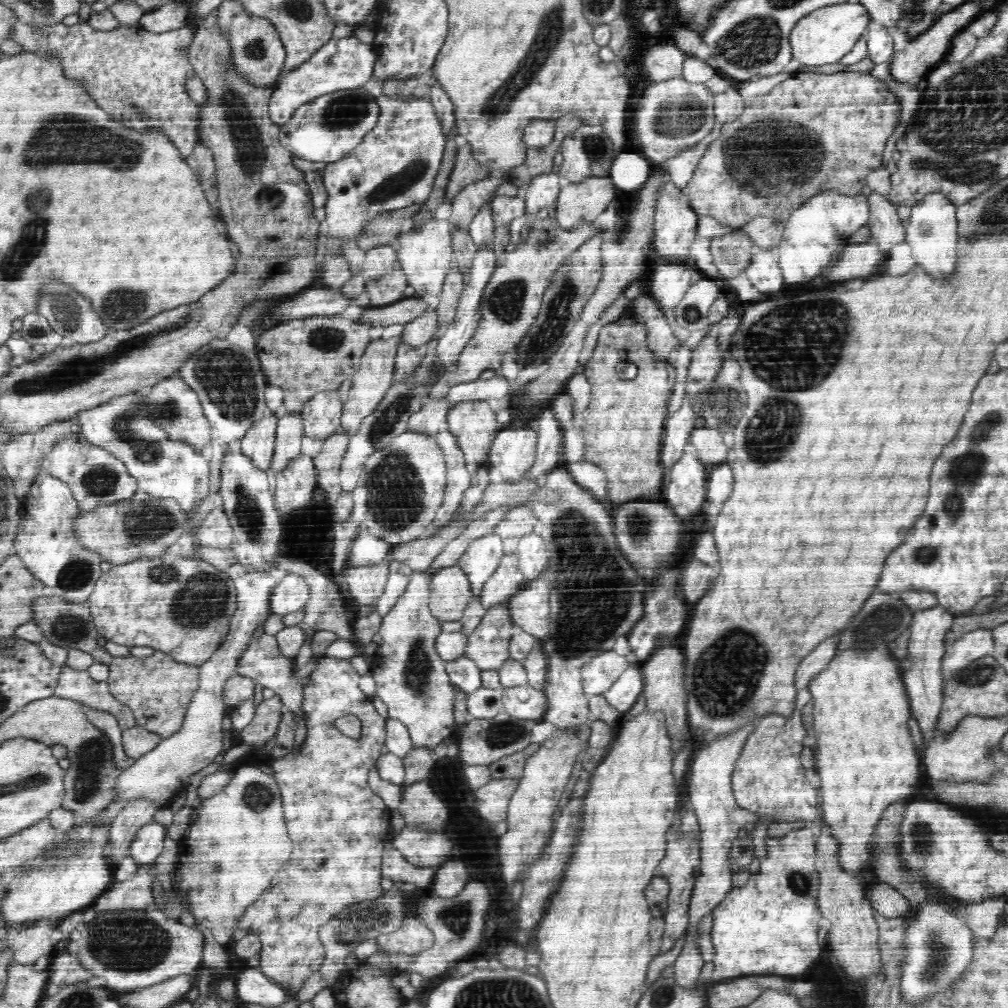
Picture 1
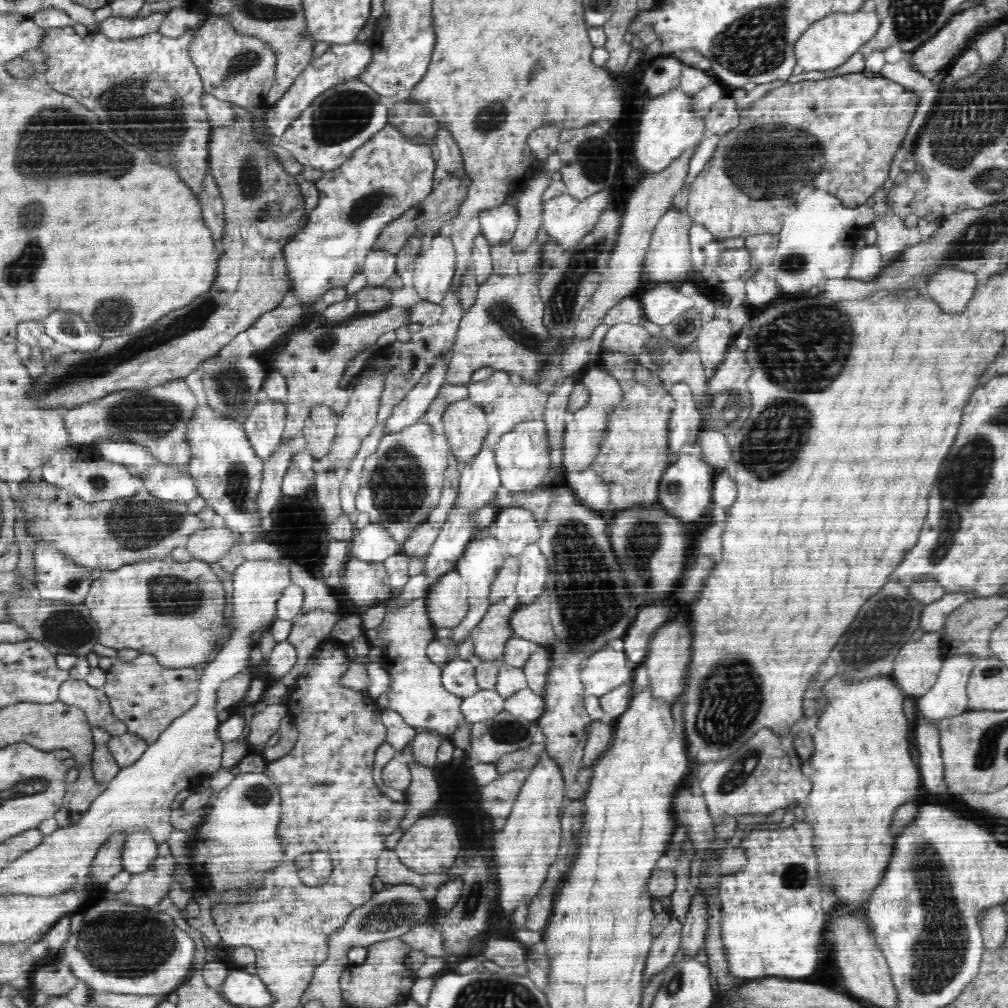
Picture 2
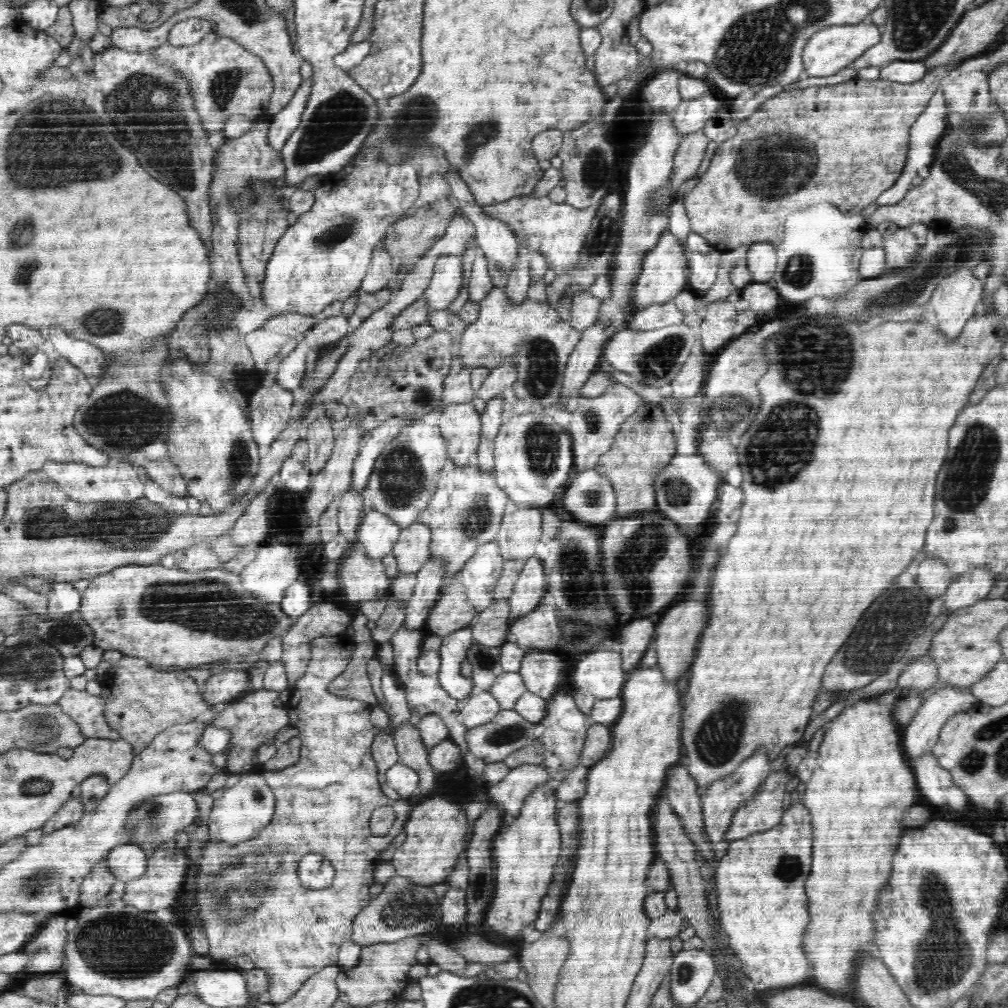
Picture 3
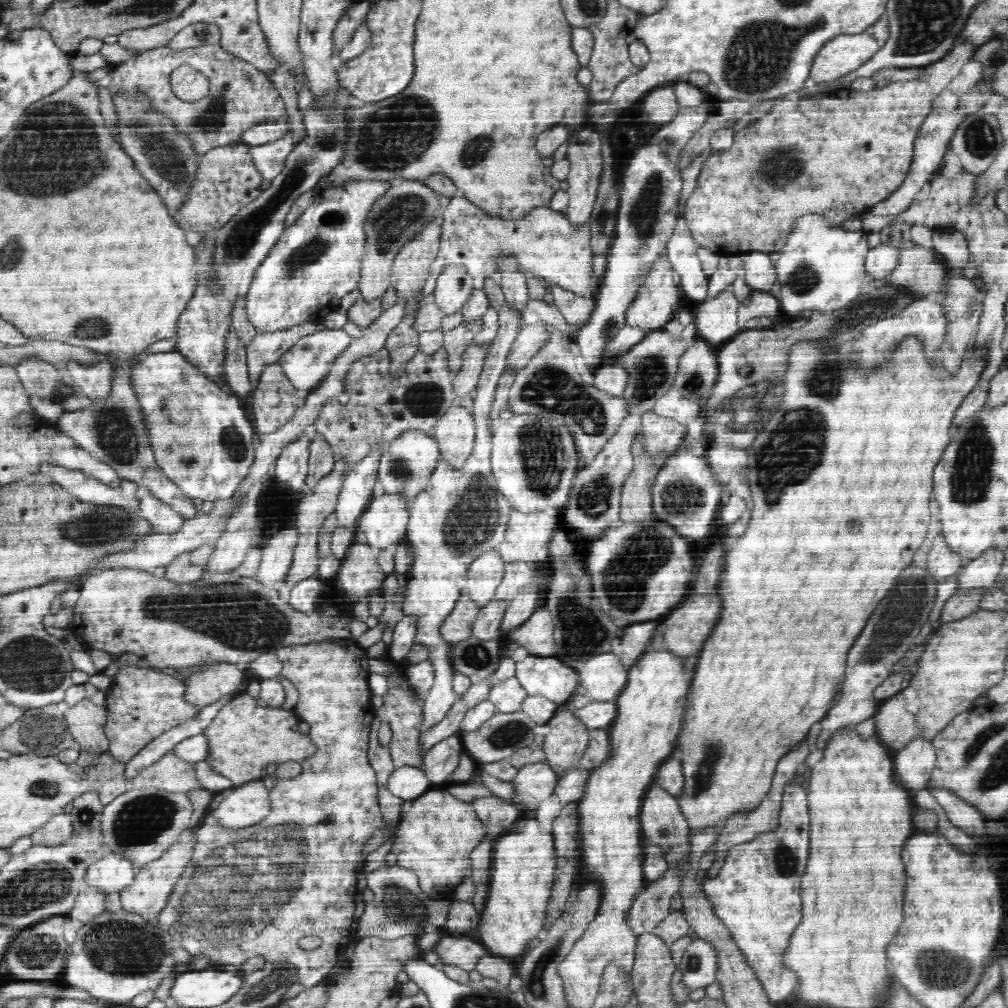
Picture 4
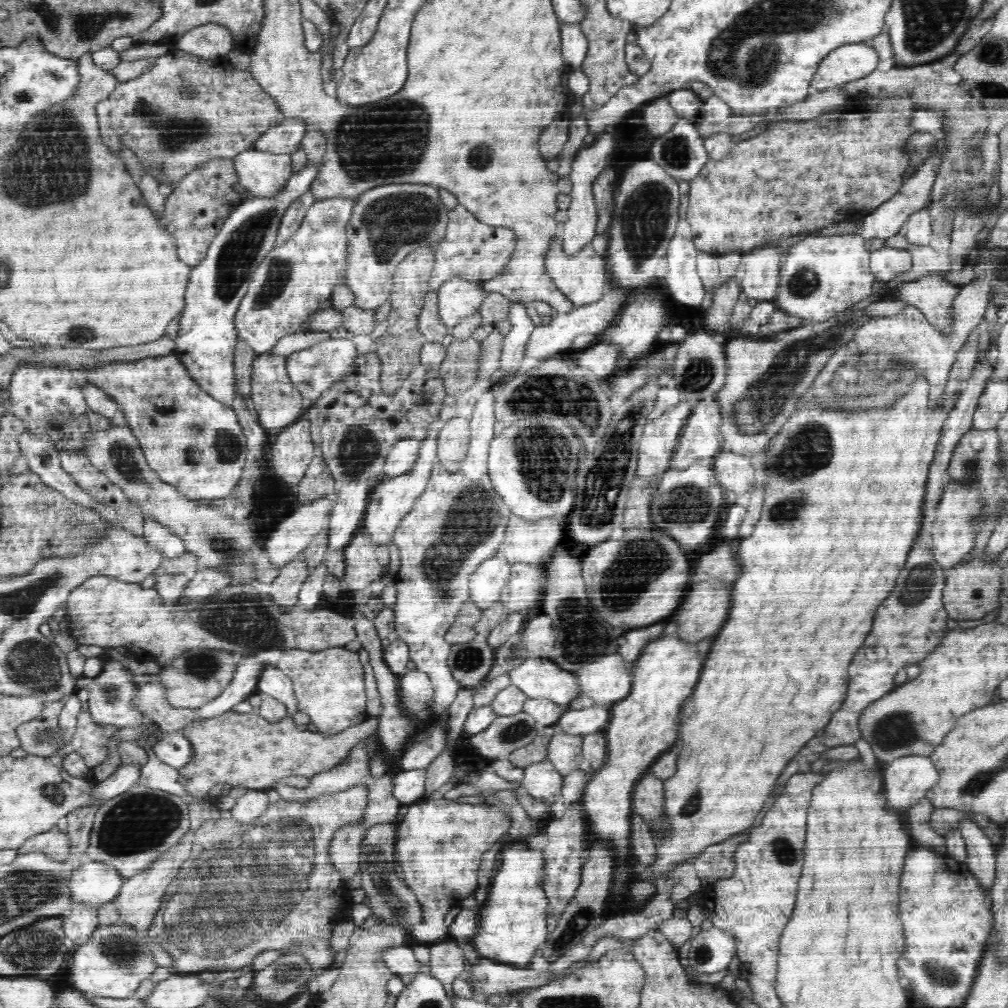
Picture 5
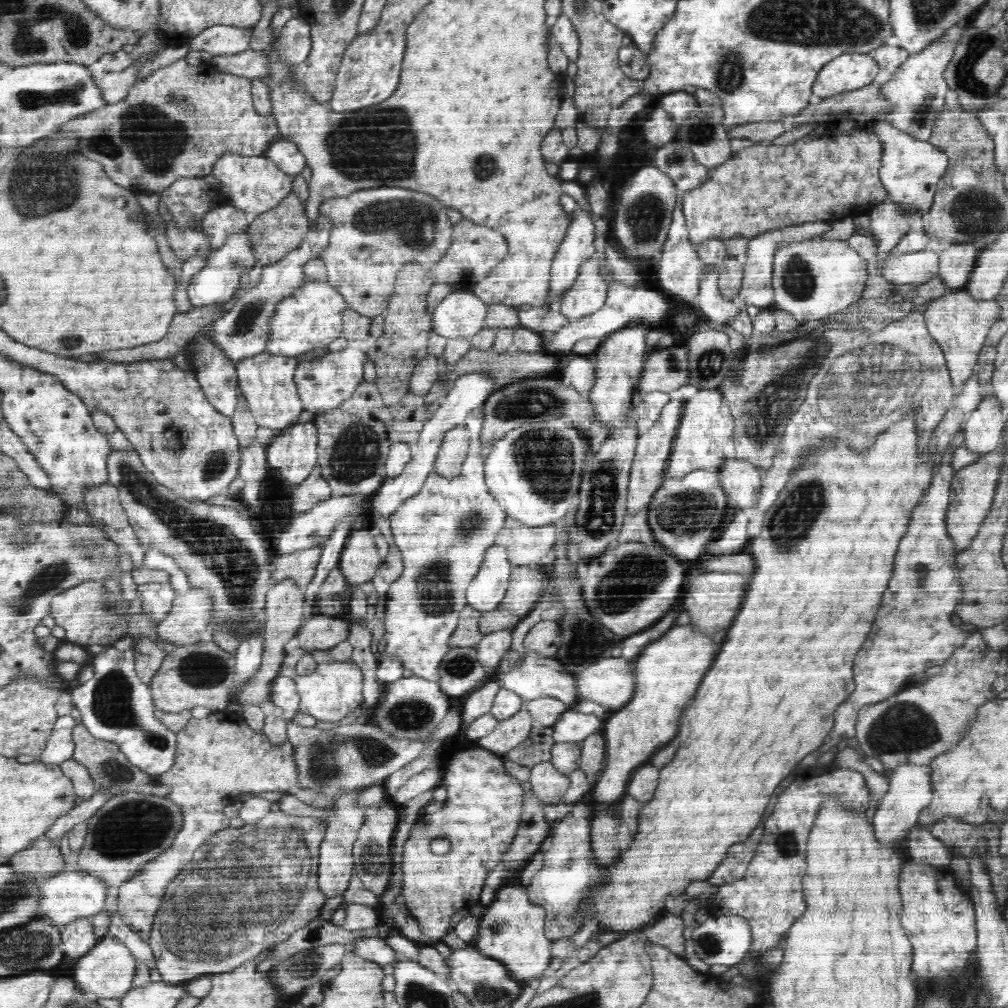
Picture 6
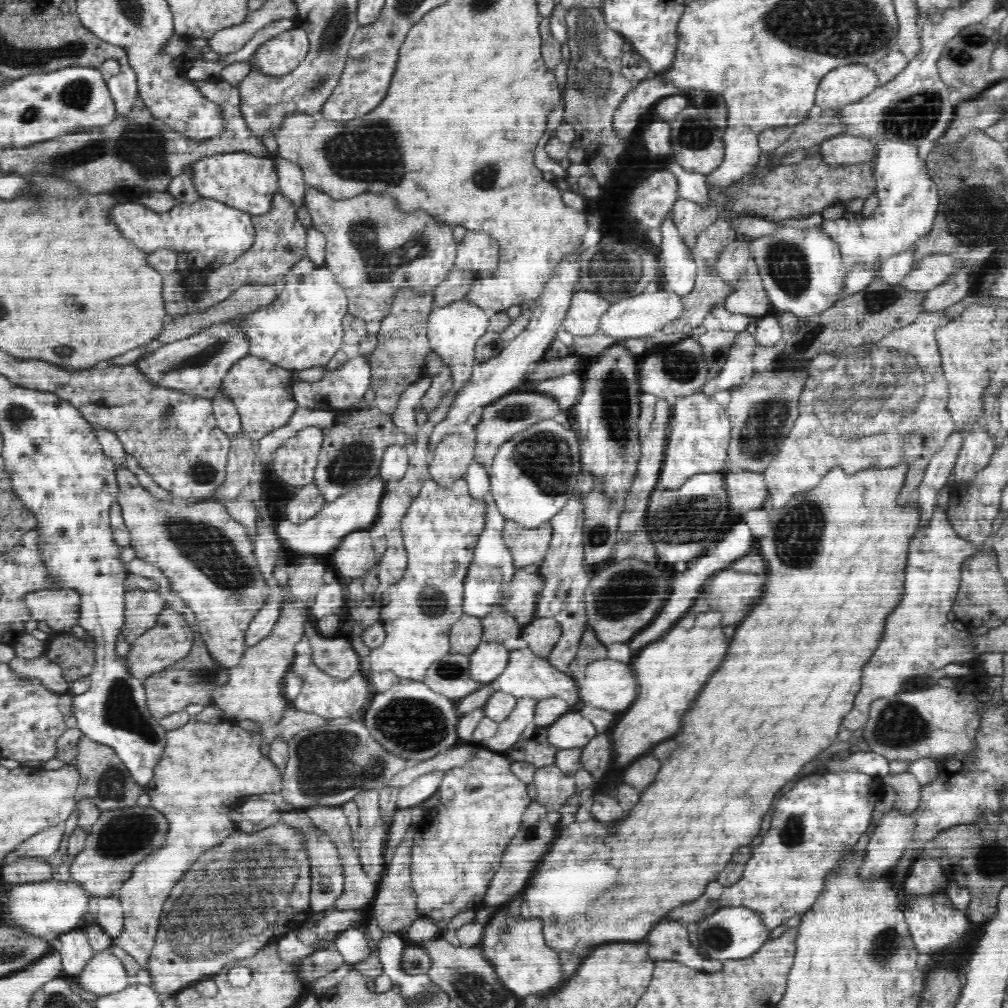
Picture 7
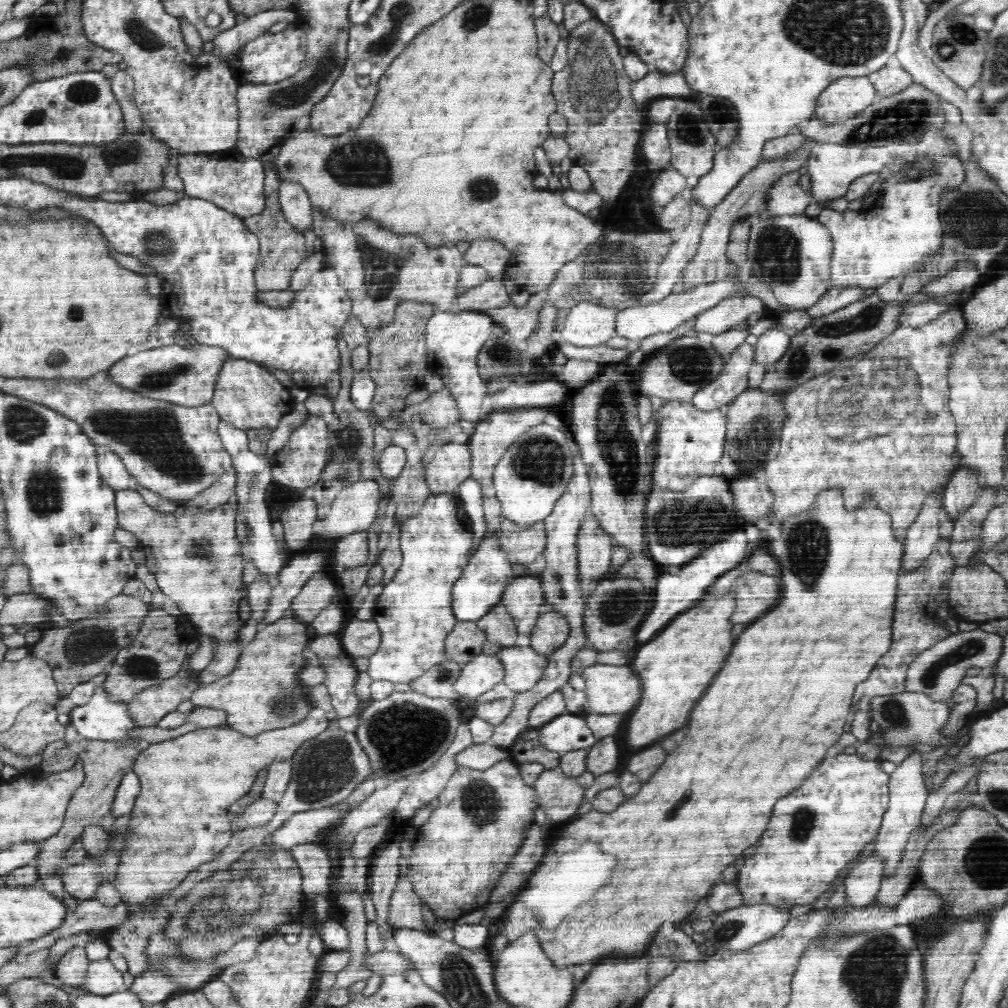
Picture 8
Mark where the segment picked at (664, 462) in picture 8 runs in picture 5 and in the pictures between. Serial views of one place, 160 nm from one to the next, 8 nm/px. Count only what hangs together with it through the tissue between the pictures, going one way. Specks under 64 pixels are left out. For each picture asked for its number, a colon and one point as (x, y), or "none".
5: (700, 438)
6: (706, 424)
7: (699, 435)

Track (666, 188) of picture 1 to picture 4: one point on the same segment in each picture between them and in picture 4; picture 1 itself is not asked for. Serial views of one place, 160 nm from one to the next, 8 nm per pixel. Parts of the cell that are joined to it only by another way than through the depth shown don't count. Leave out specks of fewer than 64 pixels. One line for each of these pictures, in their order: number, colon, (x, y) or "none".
2: (668, 259)
3: (661, 279)
4: (653, 307)

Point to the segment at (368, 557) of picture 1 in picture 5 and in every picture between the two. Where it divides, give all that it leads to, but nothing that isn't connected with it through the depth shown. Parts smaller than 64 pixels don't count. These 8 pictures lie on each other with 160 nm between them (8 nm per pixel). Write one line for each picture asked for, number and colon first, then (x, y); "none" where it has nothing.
2: (373, 544)
3: (377, 533)
4: (384, 522)
5: (389, 502)

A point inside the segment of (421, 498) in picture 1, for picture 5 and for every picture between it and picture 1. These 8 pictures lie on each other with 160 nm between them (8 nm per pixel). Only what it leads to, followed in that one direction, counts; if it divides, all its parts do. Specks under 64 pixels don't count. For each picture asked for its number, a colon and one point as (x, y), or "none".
2: (401, 483)
3: (404, 477)
4: (408, 461)
5: (402, 455)

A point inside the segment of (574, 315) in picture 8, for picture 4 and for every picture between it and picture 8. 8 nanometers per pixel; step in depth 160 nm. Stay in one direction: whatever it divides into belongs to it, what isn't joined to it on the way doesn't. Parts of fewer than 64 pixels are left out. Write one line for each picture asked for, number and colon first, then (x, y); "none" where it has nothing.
4: (545, 244)
5: (582, 277)
6: (588, 293)
7: (582, 318)

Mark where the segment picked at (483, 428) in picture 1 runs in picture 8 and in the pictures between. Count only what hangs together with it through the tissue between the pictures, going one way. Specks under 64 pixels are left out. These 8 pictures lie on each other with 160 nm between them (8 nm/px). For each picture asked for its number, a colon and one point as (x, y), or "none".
2: (464, 423)
3: (459, 424)
4: (454, 432)
5: (452, 442)
6: (452, 453)
7: (451, 457)
8: (451, 466)

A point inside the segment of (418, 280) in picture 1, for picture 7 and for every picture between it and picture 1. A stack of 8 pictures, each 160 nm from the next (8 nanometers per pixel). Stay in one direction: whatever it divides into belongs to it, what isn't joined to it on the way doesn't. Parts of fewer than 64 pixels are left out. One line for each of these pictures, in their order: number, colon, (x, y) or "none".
2: (434, 271)
3: (443, 288)
4: (454, 286)
5: (457, 298)
6: (461, 314)
7: (453, 330)

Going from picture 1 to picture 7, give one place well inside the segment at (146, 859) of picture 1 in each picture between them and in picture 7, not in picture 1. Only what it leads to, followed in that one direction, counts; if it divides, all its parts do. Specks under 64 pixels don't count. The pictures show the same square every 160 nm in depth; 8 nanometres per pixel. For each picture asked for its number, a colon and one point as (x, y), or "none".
2: (140, 849)
3: (126, 862)
4: (112, 873)
5: (95, 883)
6: (70, 894)
7: (48, 908)

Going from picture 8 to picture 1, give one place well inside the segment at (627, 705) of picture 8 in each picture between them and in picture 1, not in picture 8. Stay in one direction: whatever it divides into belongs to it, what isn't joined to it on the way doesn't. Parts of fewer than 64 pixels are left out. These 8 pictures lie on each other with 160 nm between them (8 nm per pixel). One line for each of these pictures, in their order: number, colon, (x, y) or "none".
1: (598, 675)
2: (607, 669)
3: (601, 673)
4: (603, 677)
5: (606, 680)
6: (610, 682)
7: (611, 685)

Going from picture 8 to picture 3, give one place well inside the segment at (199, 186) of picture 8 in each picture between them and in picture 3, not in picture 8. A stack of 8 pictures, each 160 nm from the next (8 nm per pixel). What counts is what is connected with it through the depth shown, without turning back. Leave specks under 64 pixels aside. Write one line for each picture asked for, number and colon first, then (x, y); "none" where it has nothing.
3: (288, 120)
4: (269, 159)
5: (263, 174)
6: (255, 184)
7: (242, 181)

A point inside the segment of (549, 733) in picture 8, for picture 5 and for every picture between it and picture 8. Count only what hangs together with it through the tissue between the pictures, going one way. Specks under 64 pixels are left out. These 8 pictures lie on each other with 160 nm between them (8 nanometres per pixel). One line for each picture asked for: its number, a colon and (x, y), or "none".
5: (590, 720)
6: (572, 726)
7: (571, 730)

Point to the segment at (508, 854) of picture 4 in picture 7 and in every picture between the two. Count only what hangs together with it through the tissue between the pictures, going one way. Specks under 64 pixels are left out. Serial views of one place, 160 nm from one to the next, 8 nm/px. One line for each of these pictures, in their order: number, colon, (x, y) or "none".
5: (513, 925)
6: (512, 931)
7: (525, 965)

